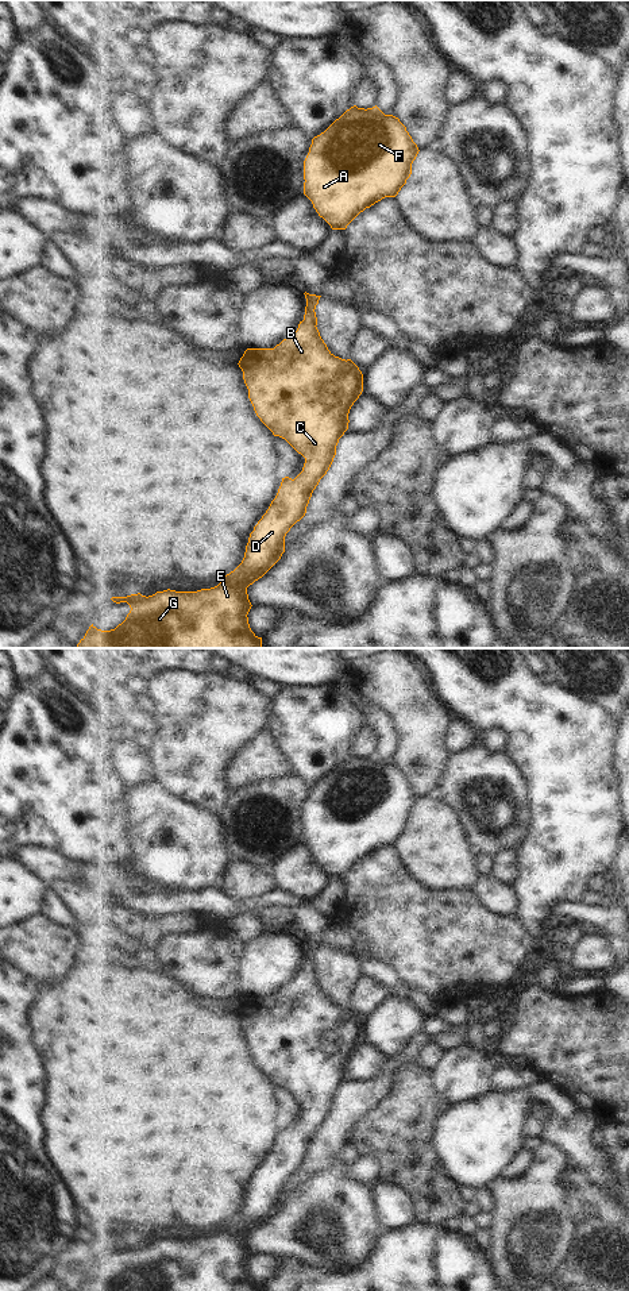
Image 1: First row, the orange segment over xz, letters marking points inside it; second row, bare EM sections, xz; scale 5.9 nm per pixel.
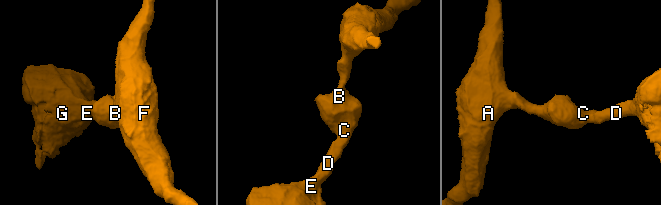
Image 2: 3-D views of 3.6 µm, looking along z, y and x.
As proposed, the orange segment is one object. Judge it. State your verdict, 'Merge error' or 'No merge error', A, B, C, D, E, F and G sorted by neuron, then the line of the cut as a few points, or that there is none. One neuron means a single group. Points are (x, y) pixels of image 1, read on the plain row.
No merge error. Groups: A B C D E F G. No split.

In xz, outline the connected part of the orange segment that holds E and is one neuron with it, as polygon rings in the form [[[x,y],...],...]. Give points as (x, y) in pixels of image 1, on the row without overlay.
[[[306,940],[304,943],[306,947],[305,963],[297,979],[274,997],[247,997],[238,1011],[243,1020],[248,1047],[256,1064],[274,1084],[285,1087],[305,1106],[302,1119],[294,1128],[282,1126],[275,1147],[250,1182],[242,1211],[224,1223],[217,1234],[197,1240],[167,1237],[148,1245],[140,1241],[112,1245],[111,1248],[116,1252],[127,1250],[130,1253],[131,1259],[126,1268],[111,1279],[97,1277],[92,1272],[80,1291],[262,1291],[262,1286],[258,1286],[248,1272],[247,1263],[252,1253],[248,1248],[247,1236],[262,1226],[285,1201],[285,1184],[305,1164],[312,1141],[329,1118],[339,1087],[348,1078],[350,1057],[363,1040],[363,1022],[359,1016],[351,1007],[346,1009],[335,1005],[320,984],[314,957],[321,944]]]

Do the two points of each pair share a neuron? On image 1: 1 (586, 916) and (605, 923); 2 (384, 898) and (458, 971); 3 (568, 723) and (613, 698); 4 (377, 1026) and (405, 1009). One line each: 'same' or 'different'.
1: same
2: same
3: different
4: same

